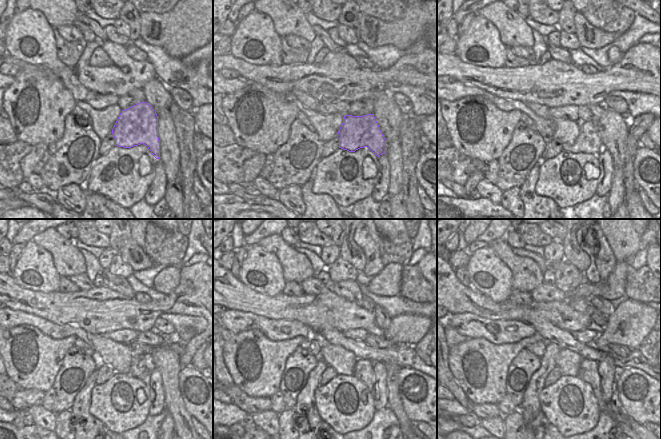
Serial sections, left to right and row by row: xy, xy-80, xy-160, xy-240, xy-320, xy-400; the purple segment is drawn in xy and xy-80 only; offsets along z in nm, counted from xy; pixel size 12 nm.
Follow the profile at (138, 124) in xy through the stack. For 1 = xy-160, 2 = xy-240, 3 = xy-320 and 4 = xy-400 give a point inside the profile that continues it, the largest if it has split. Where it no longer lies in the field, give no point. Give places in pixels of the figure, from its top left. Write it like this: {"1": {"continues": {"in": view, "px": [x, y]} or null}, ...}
{"1": {"continues": {"in": "xy-160", "px": [588, 141]}}, "2": {"continues": {"in": "xy-240", "px": [139, 363]}}, "3": {"continues": {"in": "xy-320", "px": [359, 363]}}, "4": {"continues": {"in": "xy-400", "px": [585, 362]}}}

